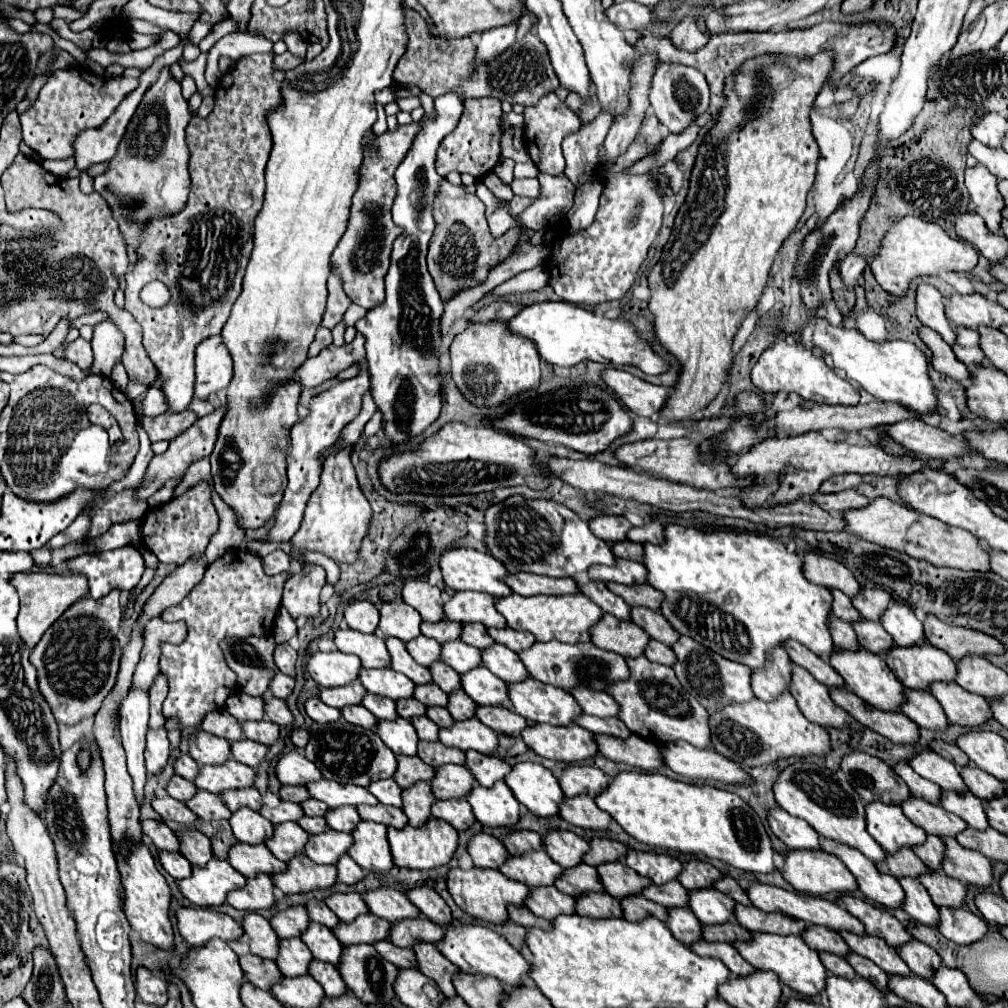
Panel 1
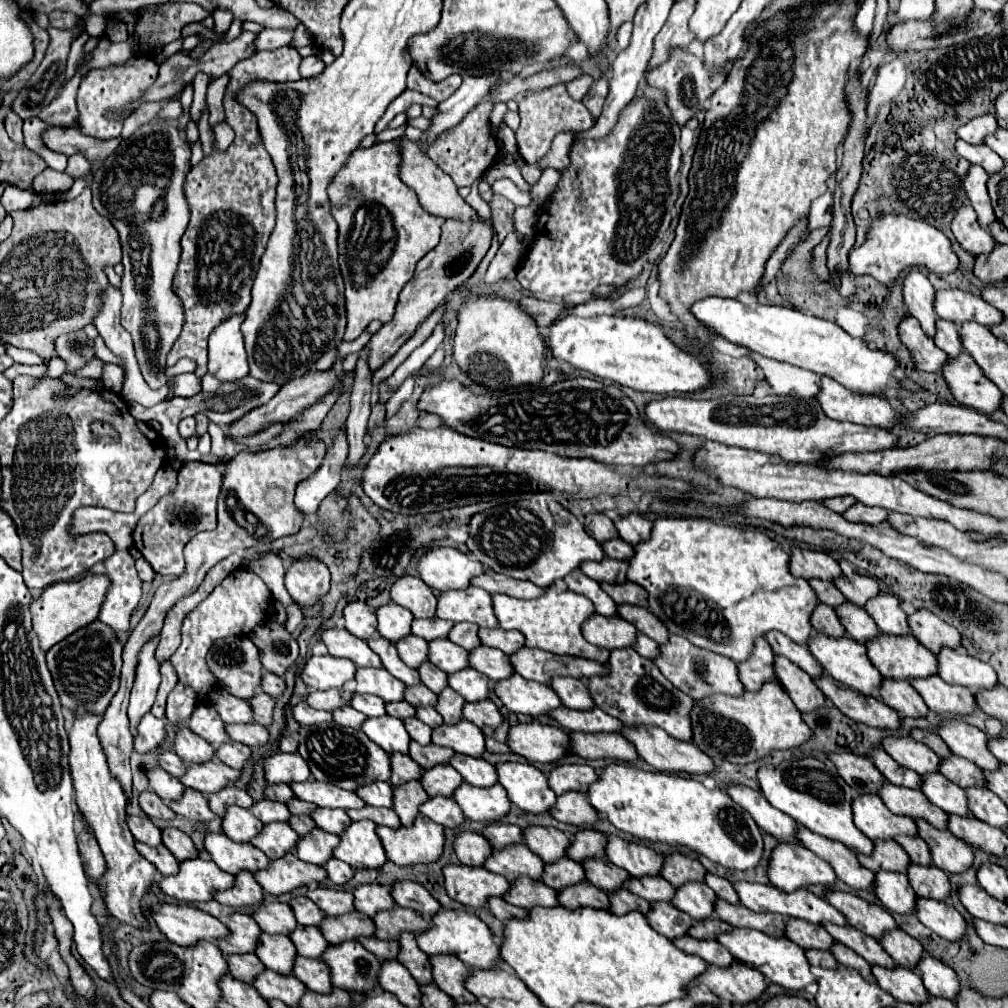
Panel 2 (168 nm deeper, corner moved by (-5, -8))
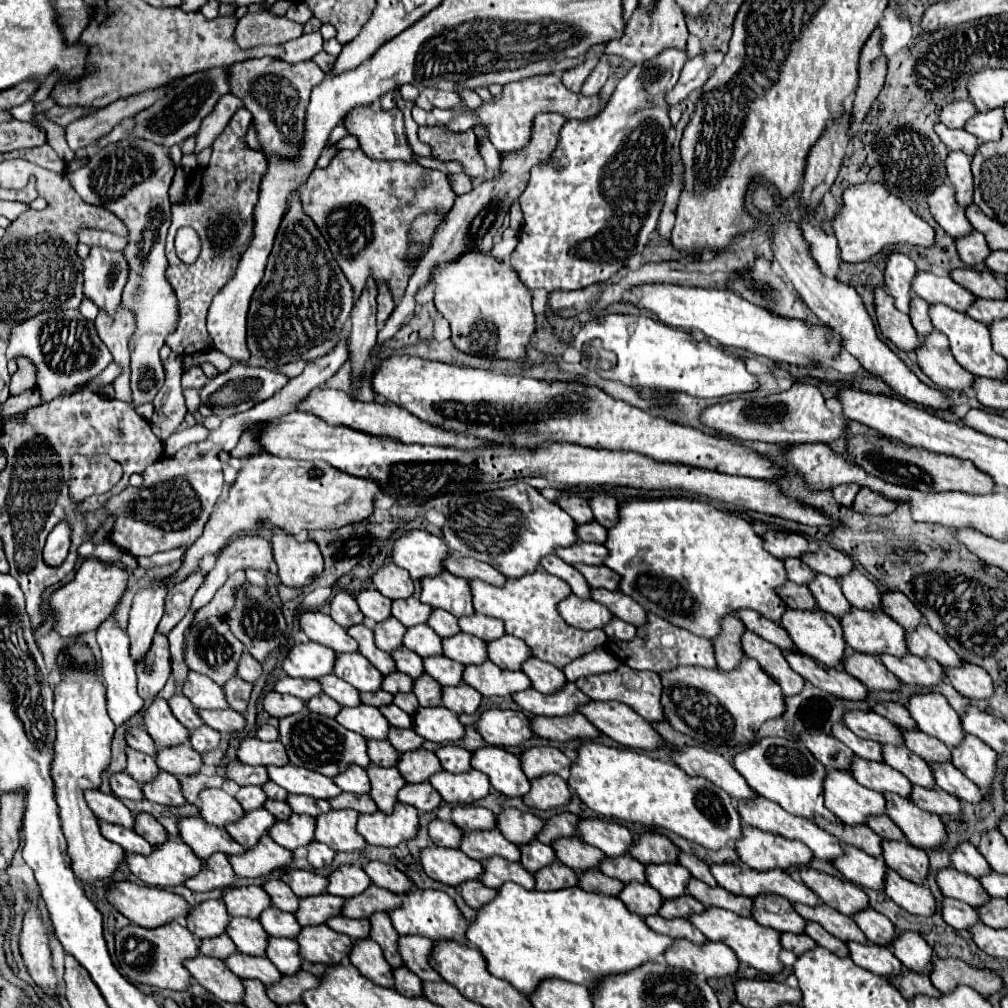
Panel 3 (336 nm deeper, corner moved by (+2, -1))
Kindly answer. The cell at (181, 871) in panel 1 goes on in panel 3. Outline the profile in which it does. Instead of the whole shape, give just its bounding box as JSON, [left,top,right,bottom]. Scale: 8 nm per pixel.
[99,820,153,854]

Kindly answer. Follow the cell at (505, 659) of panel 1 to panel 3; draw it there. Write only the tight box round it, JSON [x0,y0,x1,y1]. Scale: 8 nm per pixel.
[441,634,487,666]

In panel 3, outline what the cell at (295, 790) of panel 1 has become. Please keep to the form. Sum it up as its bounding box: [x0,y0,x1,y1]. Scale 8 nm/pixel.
[225,760,269,786]

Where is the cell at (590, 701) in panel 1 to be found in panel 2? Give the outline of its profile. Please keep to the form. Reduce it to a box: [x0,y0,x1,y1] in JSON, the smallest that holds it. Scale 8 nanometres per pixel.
[550,677,596,711]

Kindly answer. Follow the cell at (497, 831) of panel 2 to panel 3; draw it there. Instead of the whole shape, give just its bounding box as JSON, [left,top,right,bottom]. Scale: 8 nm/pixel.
[451,806,495,832]

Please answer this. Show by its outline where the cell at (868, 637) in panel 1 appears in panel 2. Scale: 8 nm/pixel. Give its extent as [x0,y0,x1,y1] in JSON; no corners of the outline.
[836,603,880,643]

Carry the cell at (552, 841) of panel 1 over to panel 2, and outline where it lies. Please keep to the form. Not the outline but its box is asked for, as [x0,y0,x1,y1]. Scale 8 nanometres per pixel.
[524,827,572,863]

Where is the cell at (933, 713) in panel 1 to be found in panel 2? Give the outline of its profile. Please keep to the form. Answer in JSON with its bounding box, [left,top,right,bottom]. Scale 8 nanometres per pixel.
[878,679,928,719]

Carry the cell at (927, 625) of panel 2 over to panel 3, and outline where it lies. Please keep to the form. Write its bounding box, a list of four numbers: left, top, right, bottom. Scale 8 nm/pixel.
[881,590,923,630]

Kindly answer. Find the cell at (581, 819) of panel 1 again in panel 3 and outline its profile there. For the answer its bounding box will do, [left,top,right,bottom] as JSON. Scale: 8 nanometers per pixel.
[523,774,571,810]

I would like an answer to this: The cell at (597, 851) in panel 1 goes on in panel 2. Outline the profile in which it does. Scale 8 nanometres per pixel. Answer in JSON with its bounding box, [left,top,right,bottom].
[568,829,606,863]

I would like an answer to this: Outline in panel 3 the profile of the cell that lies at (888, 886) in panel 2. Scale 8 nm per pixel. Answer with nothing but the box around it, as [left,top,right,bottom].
[831,844,885,890]

